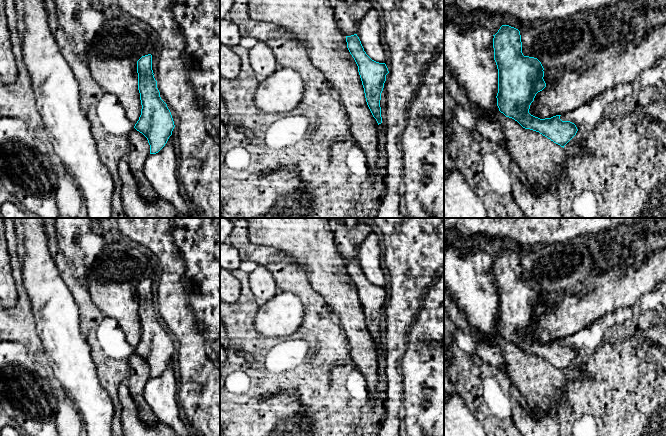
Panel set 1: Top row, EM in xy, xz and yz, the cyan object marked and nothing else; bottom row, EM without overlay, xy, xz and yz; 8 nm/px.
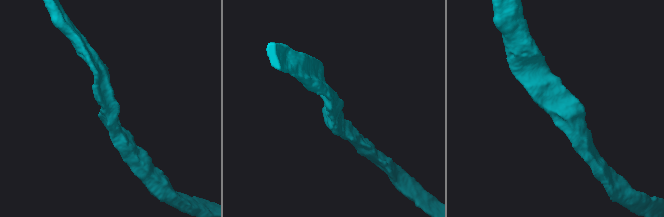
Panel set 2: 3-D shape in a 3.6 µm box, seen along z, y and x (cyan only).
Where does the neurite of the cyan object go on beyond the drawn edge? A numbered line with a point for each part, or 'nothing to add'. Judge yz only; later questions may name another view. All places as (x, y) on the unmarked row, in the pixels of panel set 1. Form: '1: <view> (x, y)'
nothing to add

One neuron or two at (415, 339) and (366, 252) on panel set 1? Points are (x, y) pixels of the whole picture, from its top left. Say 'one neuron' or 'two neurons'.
two neurons

